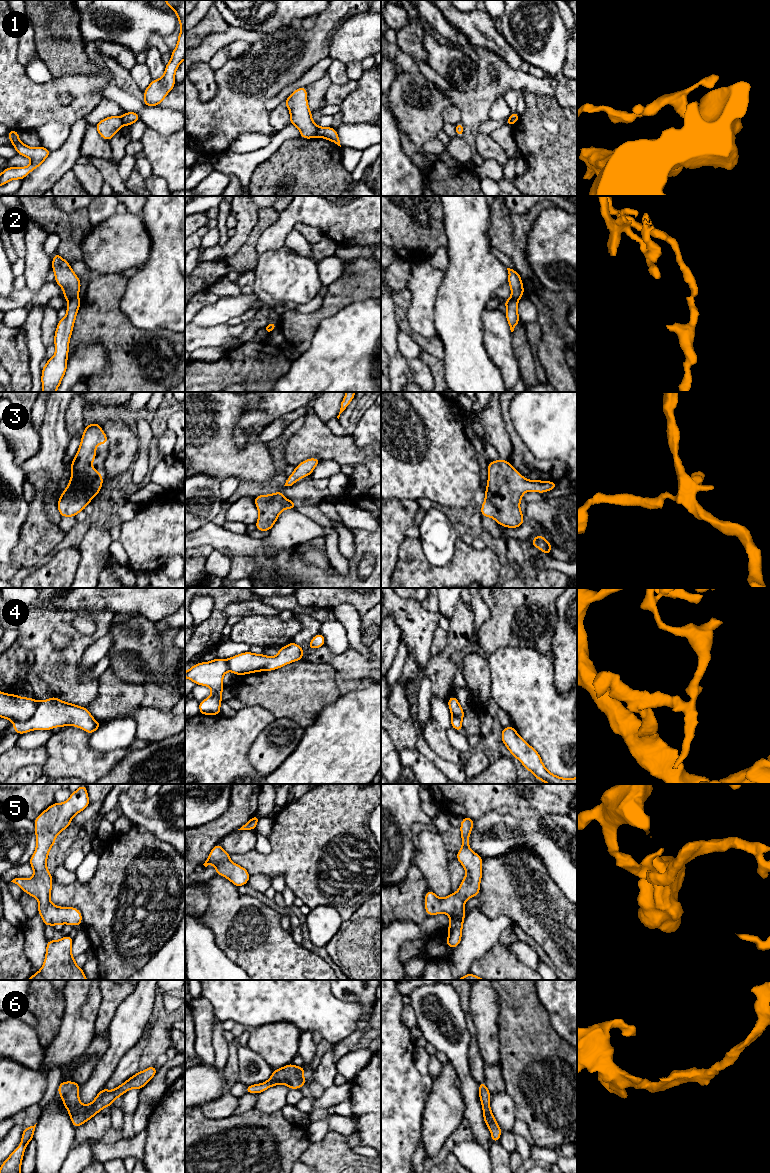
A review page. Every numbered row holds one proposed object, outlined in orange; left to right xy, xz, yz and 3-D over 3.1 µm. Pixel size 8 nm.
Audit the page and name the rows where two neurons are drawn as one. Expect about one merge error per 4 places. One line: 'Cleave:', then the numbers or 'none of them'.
Cleave: 1, 2, 4

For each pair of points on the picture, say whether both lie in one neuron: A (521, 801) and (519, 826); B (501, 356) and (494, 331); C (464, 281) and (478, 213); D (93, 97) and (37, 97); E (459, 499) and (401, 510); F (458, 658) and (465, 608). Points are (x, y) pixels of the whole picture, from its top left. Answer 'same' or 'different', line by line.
A: different
B: same
C: same
D: same
E: different
F: different

